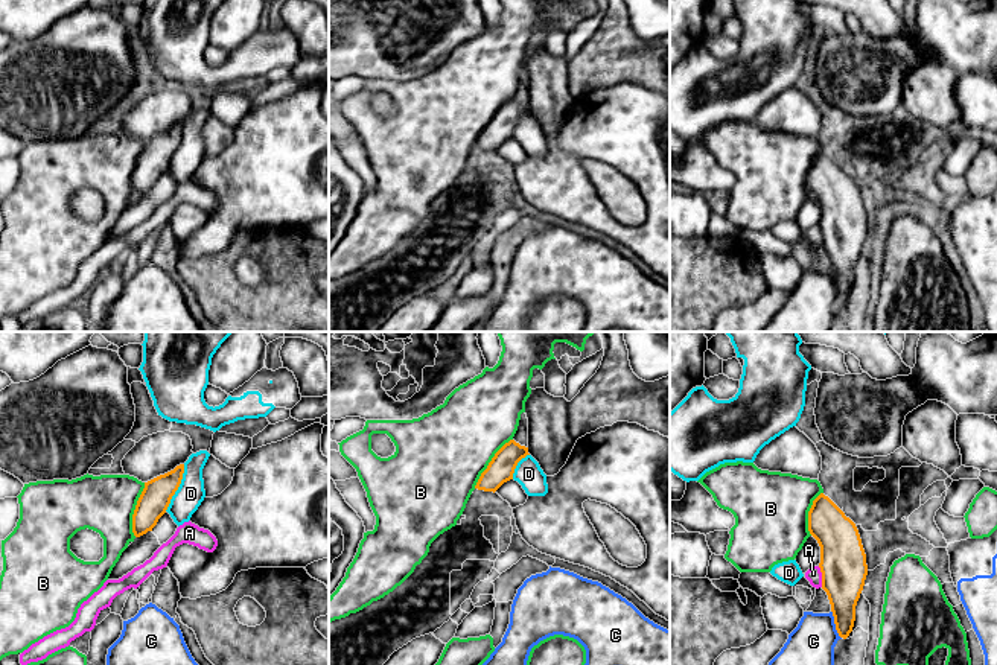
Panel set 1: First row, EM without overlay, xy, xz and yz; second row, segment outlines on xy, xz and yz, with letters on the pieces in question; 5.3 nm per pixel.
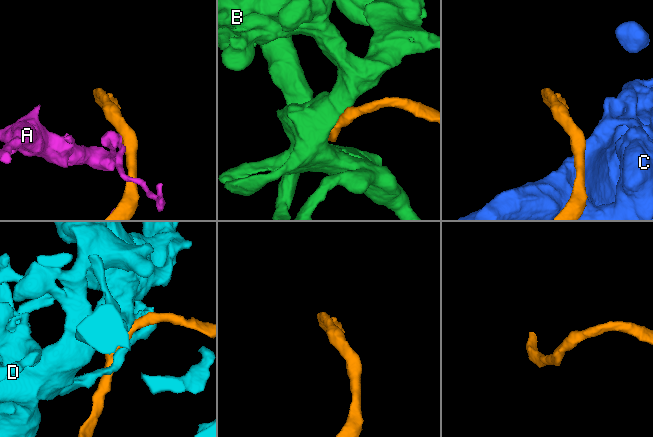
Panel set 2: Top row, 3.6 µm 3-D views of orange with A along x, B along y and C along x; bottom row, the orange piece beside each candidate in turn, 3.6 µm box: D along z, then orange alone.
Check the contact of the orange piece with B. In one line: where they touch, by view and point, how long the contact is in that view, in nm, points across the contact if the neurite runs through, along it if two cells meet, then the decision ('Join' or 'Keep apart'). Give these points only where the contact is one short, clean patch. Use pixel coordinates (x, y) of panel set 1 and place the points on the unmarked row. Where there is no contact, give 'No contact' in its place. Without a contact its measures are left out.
Touches orange at xy (134, 169). Shared border 300 nm. Join

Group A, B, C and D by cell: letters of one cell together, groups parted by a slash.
A / B / C / D

